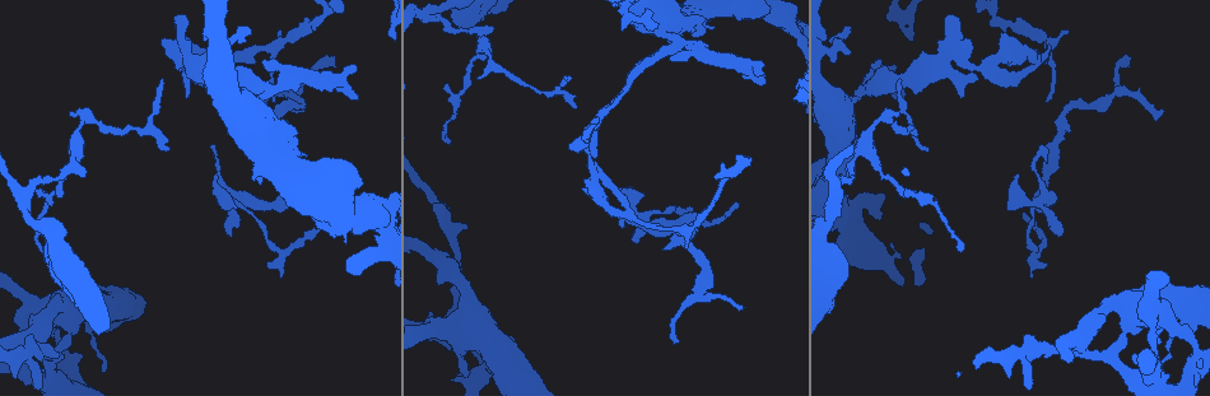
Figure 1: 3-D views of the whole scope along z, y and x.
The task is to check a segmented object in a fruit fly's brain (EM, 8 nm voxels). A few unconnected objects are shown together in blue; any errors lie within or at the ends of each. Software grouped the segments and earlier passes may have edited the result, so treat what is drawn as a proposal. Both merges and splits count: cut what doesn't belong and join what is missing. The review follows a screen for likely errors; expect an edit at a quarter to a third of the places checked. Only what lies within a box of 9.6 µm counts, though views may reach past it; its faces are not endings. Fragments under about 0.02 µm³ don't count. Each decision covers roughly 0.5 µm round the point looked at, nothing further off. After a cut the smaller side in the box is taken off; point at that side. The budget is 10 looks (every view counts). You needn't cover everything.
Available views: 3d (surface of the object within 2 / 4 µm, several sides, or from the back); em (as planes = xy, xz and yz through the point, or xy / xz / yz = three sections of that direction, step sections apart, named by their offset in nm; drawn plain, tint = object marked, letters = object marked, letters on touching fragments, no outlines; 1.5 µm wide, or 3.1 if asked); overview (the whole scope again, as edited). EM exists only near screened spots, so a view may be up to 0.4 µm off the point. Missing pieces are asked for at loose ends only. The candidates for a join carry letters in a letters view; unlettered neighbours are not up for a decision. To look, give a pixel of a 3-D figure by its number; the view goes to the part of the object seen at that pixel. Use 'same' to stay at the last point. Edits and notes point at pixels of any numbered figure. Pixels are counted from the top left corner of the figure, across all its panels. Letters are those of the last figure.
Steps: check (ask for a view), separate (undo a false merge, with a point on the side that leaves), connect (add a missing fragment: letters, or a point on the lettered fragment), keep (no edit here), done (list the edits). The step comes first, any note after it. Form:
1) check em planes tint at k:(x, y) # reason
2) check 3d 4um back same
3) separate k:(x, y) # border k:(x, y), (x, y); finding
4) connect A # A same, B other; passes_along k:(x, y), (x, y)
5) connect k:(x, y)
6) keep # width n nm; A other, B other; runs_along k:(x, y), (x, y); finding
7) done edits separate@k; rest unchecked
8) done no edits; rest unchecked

check em xz step 8 tint at 1:(1040, 203) # a narrow waist

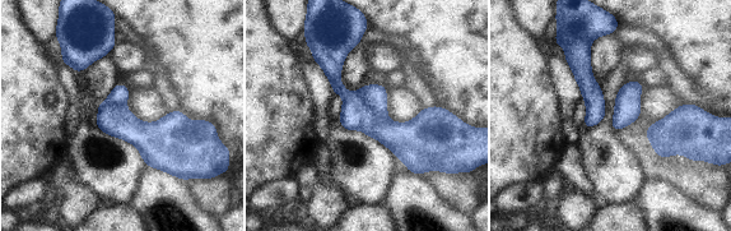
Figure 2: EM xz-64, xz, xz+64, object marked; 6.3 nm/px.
check em planes tint same

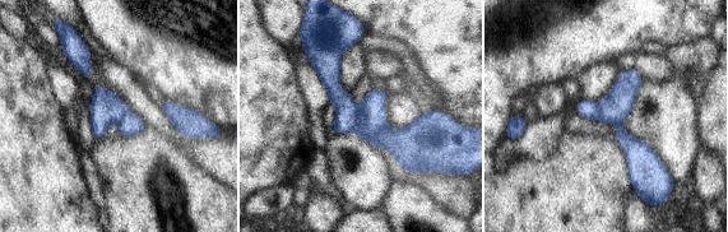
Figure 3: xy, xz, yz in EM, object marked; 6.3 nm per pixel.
check em planes letters same

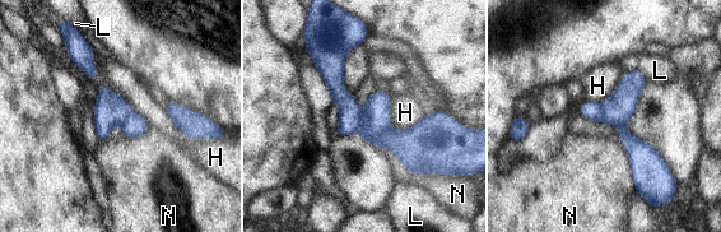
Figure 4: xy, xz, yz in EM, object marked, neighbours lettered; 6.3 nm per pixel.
separate 4:(377, 108) # H other, L other, N other; border 4:(363, 114), (371, 134), (390, 128); two neurons meet here

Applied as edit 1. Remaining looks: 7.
check em planes letters at 1:(737, 307) # an open end

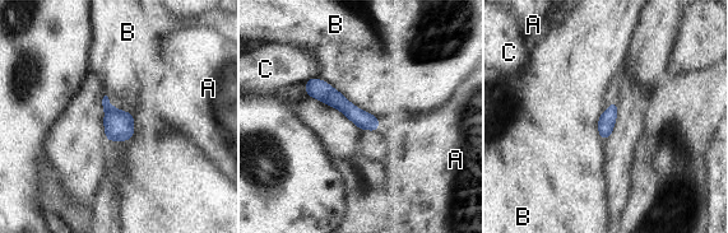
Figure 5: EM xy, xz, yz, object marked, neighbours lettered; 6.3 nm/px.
connect A # A same, B other, C other; passes_along 5:(119, 125), (133, 126), (166, 105); the neuron continues

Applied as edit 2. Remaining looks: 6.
check em xz step 8 letters at 1:(926, 148) # thin end

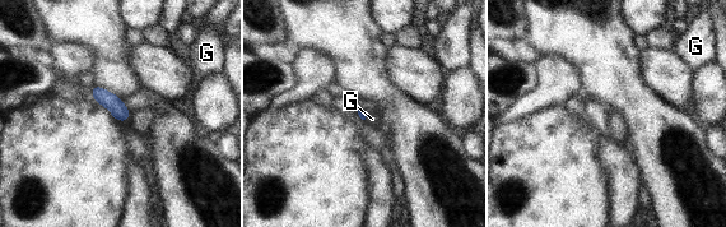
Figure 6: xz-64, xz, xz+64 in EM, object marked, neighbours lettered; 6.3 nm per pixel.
check em planes letters same # another direction

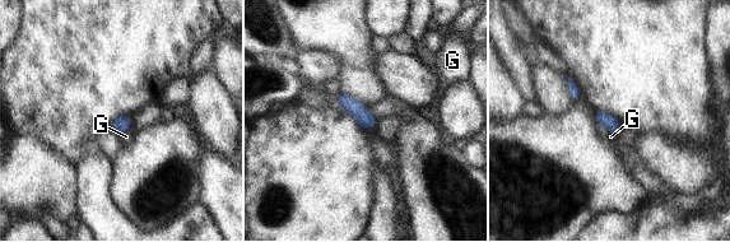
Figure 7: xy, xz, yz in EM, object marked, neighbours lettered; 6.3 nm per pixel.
keep # longest_contact G 90 nm; G other; runs_along 7:(340, 97), (372, 124); no lettered fragment goes on from it

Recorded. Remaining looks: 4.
check em xz step 8 tint at 1:(451, 142)

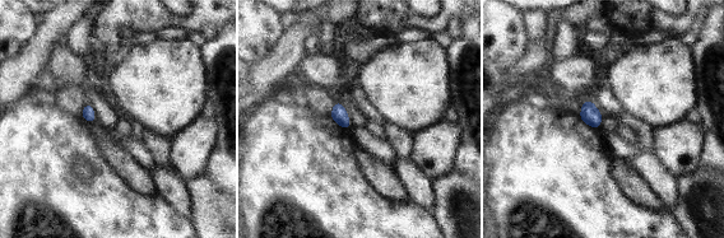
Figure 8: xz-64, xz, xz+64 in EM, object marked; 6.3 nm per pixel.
check em planes letters same

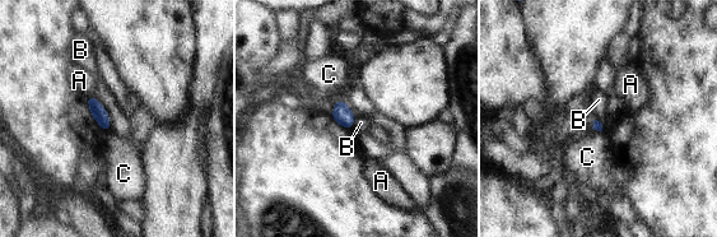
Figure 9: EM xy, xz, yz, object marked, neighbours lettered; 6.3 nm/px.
keep # width 60 nm; A other, B other, C other; border 9:(92, 96), (105, 108), (111, 130); none of them fits

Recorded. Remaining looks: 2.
done edits separate@4, connect@5; rest unchecked

